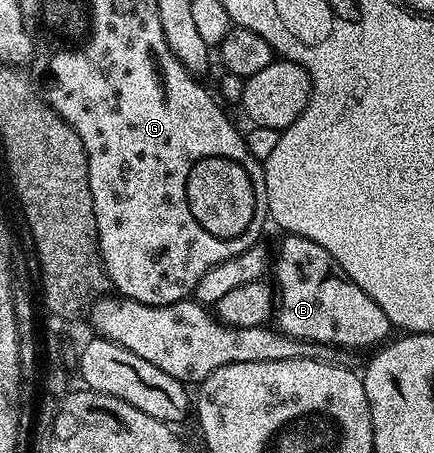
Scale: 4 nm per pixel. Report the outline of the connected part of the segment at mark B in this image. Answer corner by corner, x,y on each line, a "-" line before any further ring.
284,234
279,252
273,255
274,286
277,288
278,330
291,339
309,343
326,344
326,339
383,339
392,334
389,317
337,265
337,261
317,241

